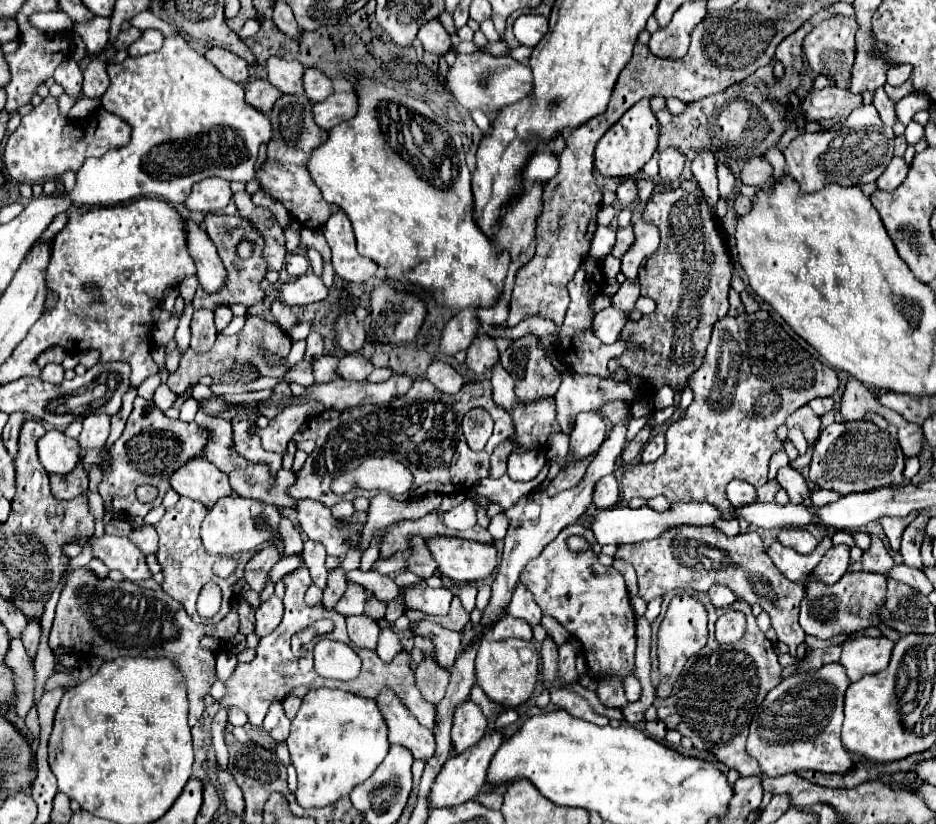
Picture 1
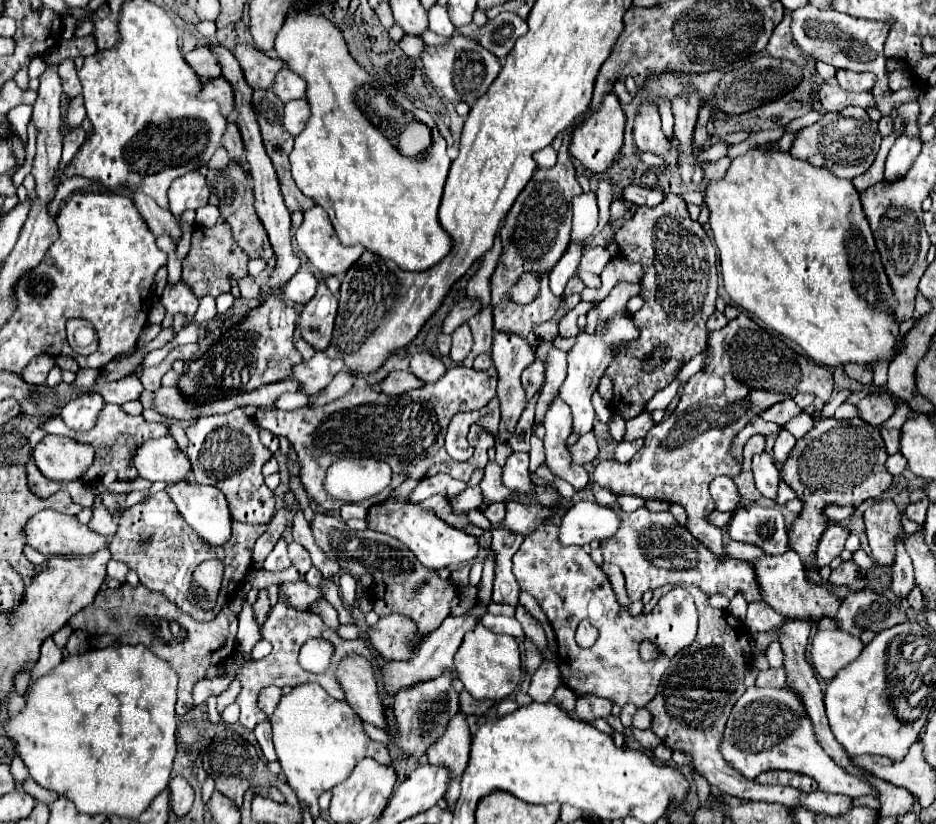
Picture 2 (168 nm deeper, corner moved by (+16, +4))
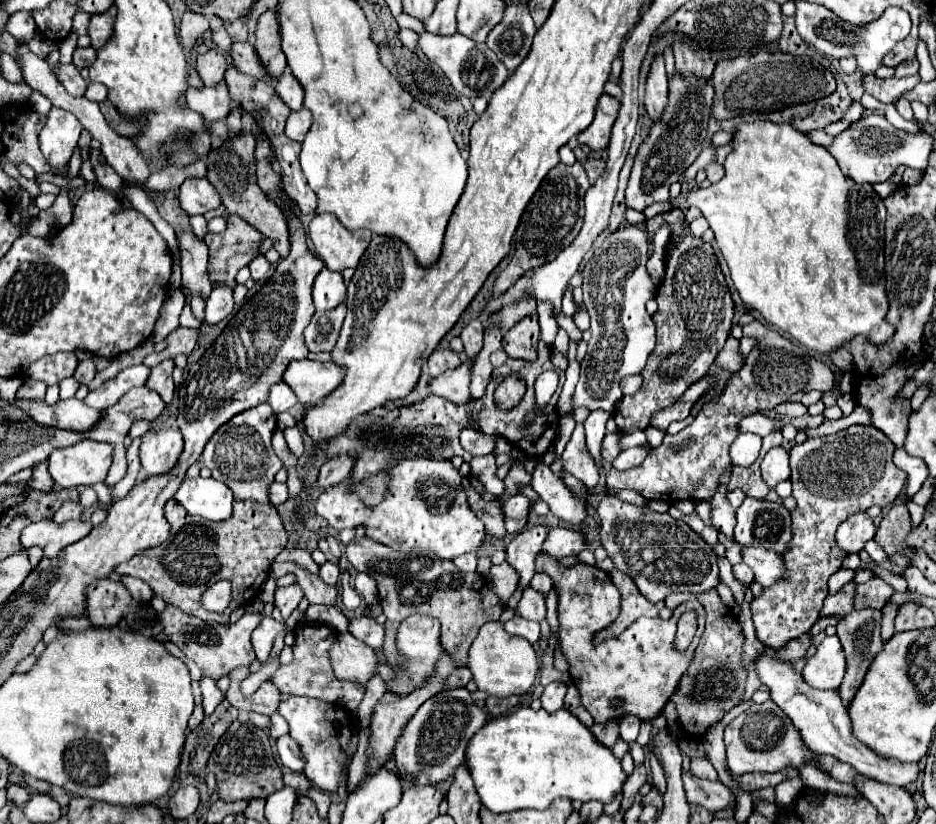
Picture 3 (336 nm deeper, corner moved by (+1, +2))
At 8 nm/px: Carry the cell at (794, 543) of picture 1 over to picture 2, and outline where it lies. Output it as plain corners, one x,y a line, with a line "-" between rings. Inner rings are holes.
738,503
728,523
728,535
734,541
760,547
766,555
780,555
788,551
786,521
774,507

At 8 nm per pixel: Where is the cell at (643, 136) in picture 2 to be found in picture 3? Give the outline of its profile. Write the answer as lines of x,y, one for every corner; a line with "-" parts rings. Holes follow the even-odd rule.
659,55
651,65
645,89
645,111
653,123
659,121
659,117
663,117
663,109
667,107
667,93
669,93
669,83
665,75
665,63
663,57

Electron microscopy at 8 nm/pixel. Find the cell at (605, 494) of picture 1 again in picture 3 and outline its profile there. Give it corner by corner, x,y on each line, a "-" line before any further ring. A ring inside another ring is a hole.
583,423
575,425
575,431
571,435
571,439
565,445
565,451
561,455
563,467
567,473
571,473
573,477
581,479
589,489
593,489
599,481
599,473
597,467
585,447
585,429

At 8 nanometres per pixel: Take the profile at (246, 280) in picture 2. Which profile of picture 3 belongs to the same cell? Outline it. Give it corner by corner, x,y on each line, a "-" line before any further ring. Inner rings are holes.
257,257
257,259
249,265
249,269
251,269
251,279
253,279
253,281
263,281
263,279
269,277
271,265
269,265
269,261
267,261
265,257

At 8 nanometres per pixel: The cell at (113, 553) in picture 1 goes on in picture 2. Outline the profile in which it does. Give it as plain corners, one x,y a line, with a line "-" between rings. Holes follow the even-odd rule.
44,509
36,513
24,525
24,537
26,537
26,545
34,547
42,555
86,555
90,551
98,551
100,547
108,545
106,537
90,531
86,525
78,523
76,517
70,517
52,509

